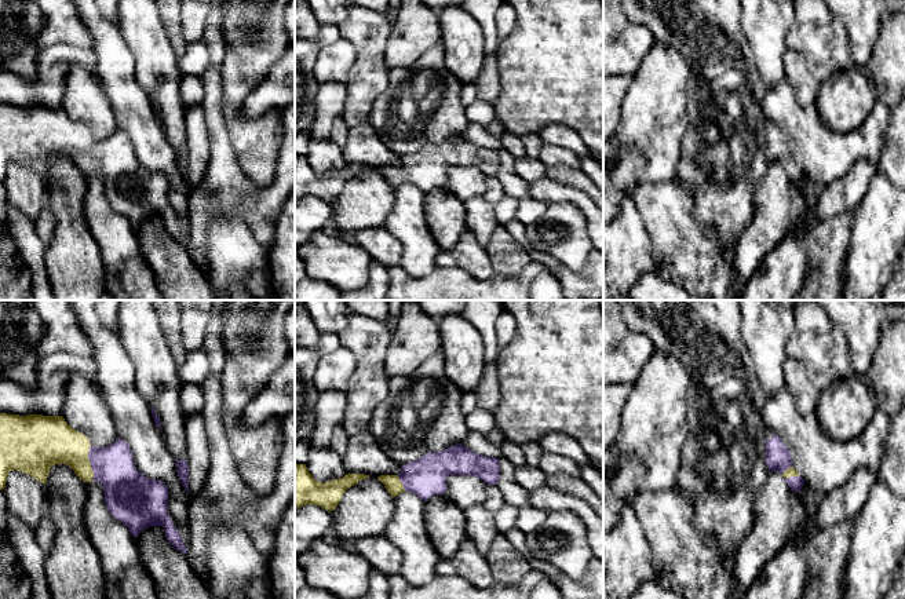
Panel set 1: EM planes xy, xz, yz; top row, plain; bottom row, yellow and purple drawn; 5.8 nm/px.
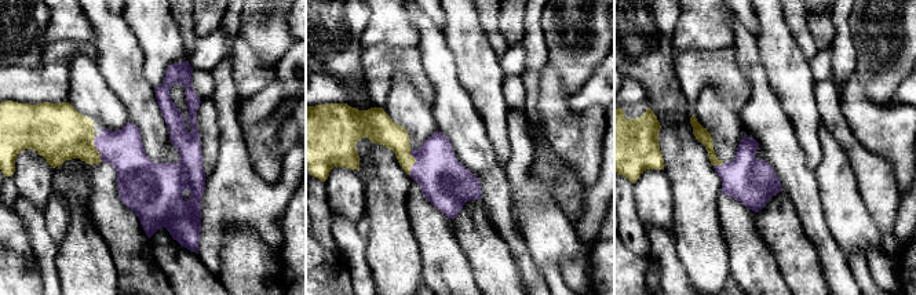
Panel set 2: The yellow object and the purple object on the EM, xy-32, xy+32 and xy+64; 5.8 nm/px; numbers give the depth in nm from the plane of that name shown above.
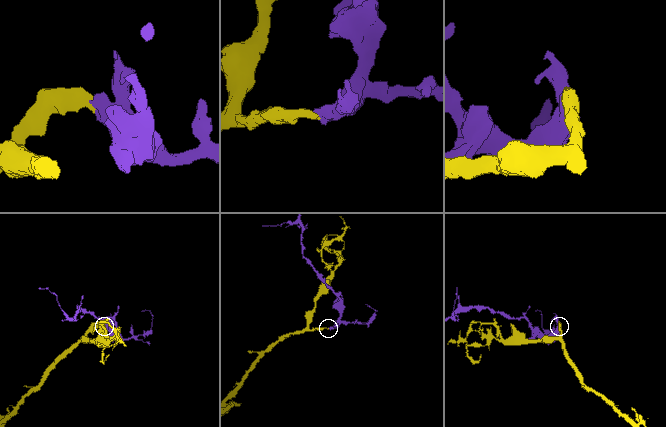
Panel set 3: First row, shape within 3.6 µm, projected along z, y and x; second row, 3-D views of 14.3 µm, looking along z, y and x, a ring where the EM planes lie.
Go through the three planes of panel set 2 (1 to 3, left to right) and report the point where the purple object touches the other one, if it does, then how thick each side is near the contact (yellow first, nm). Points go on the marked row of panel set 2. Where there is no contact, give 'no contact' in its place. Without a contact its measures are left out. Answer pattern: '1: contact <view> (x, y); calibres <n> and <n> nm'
1: contact xy-32 (95, 149); calibres 340 and 240 nm
2: contact xy+32 (415, 161); calibres 160 and 280 nm
3: contact xy+64 (718, 164); calibres 80 and 280 nm

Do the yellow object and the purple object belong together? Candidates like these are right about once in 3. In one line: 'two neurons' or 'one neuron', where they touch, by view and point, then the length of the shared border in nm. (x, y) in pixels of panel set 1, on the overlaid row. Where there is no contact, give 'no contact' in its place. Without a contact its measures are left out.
one neuron; meets yellow in xy at (88, 463); contact 200 nm long

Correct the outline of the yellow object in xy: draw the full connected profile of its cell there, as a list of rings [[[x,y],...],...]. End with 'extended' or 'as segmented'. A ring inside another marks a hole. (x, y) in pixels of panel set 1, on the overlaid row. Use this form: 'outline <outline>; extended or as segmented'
outline [[[0,413],[0,490],[6,487],[10,471],[22,471],[39,482],[47,482],[50,468],[55,464],[69,465],[84,482],[96,481],[103,486],[109,512],[120,519],[136,537],[149,526],[163,526],[167,540],[180,552],[187,554],[180,534],[167,514],[168,487],[136,471],[128,443],[117,438],[106,448],[94,448],[90,439],[72,428],[62,416],[7,414]]]; extended

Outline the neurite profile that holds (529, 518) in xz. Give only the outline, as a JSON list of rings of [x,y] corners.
[[[530,504],[523,505],[518,509],[515,527],[518,527],[525,534],[532,533],[541,526],[545,516],[547,516],[547,512],[537,509]]]

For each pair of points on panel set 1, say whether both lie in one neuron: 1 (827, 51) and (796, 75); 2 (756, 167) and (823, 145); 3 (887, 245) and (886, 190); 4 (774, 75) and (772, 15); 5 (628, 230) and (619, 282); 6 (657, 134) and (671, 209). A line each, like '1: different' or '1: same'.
1: different
2: different
3: same
4: same
5: same
6: different

